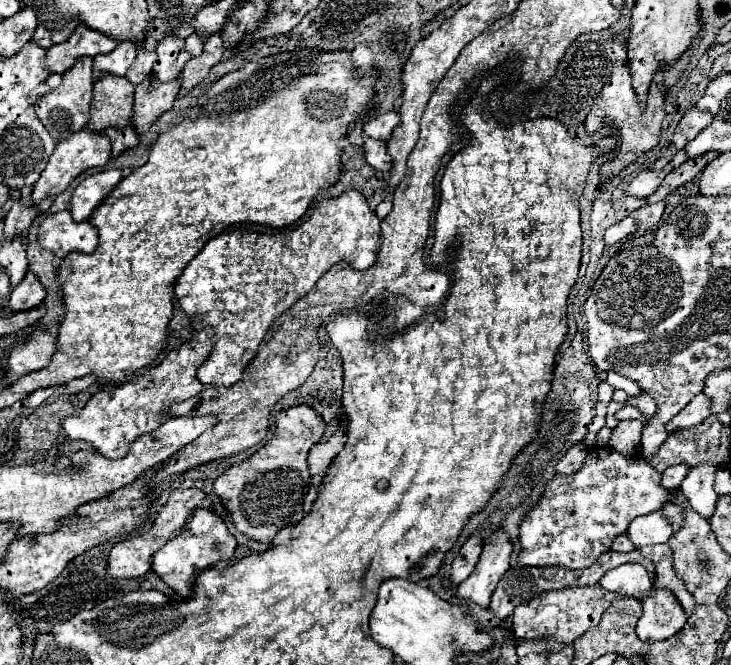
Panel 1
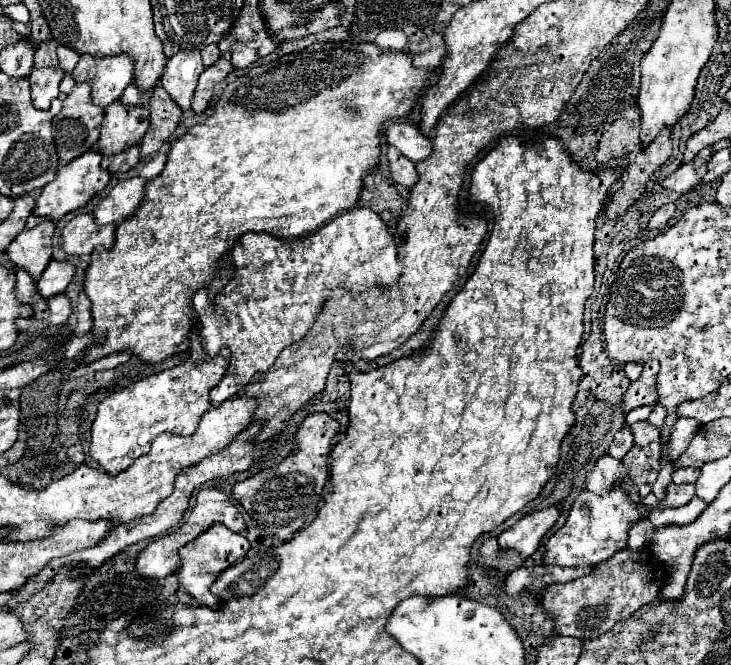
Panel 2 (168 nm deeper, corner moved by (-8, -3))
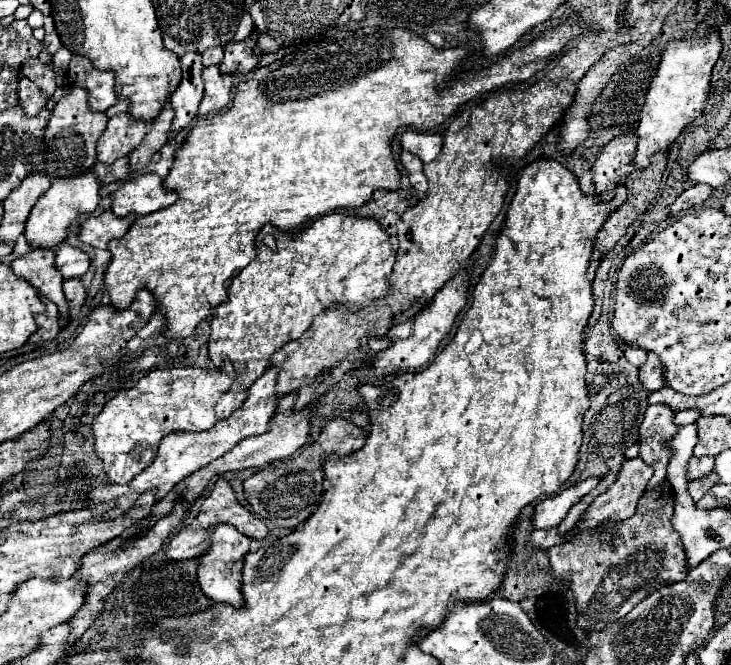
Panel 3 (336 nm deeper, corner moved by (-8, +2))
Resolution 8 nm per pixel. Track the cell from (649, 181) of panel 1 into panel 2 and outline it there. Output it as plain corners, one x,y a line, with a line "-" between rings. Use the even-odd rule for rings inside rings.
702,149
690,163
684,163
682,167
678,167
668,179
662,181
662,187
672,189
676,193
686,193
690,189
694,189
696,185
702,183
702,177
706,175
706,165
710,161
710,157
714,155
714,149

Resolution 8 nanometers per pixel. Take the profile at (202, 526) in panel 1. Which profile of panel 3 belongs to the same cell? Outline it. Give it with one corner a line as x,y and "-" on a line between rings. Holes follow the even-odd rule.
222,524
222,526
214,526
214,530
210,530
210,540
212,540
210,550
206,550
206,554
202,558
198,558
198,584
212,602
242,606
244,598
240,594
240,584
242,584
240,570
242,570
242,558
250,546
250,538
240,534
234,526

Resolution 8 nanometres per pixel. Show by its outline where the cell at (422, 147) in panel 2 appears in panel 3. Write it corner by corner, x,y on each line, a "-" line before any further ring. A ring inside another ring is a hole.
408,130
400,136
400,146
412,154
416,154
422,162
432,162
442,148
442,136
440,134
424,134

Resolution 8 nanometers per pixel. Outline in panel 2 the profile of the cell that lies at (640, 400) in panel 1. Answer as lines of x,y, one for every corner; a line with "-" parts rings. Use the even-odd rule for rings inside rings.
656,359
648,361
644,365
644,373
640,375
638,381
634,381
630,385
630,389
626,391
624,395
624,409
626,414
636,407
642,407
642,405
656,405
656,373
658,373
658,367
660,363

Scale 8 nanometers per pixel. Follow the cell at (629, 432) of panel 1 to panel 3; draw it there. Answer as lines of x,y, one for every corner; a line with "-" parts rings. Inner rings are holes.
648,406
640,424
640,458
654,470
646,490
652,490
652,486
658,486
658,482
666,480
666,464
670,458
666,442
678,430
672,422
672,416
674,412
668,406

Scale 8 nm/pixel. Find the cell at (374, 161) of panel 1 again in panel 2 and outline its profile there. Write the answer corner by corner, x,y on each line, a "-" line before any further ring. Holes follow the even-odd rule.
392,145
388,147
388,161
390,161
390,171
392,171
392,179
404,187
412,187
418,181
418,173
416,167
410,159
406,159
398,149
394,149

